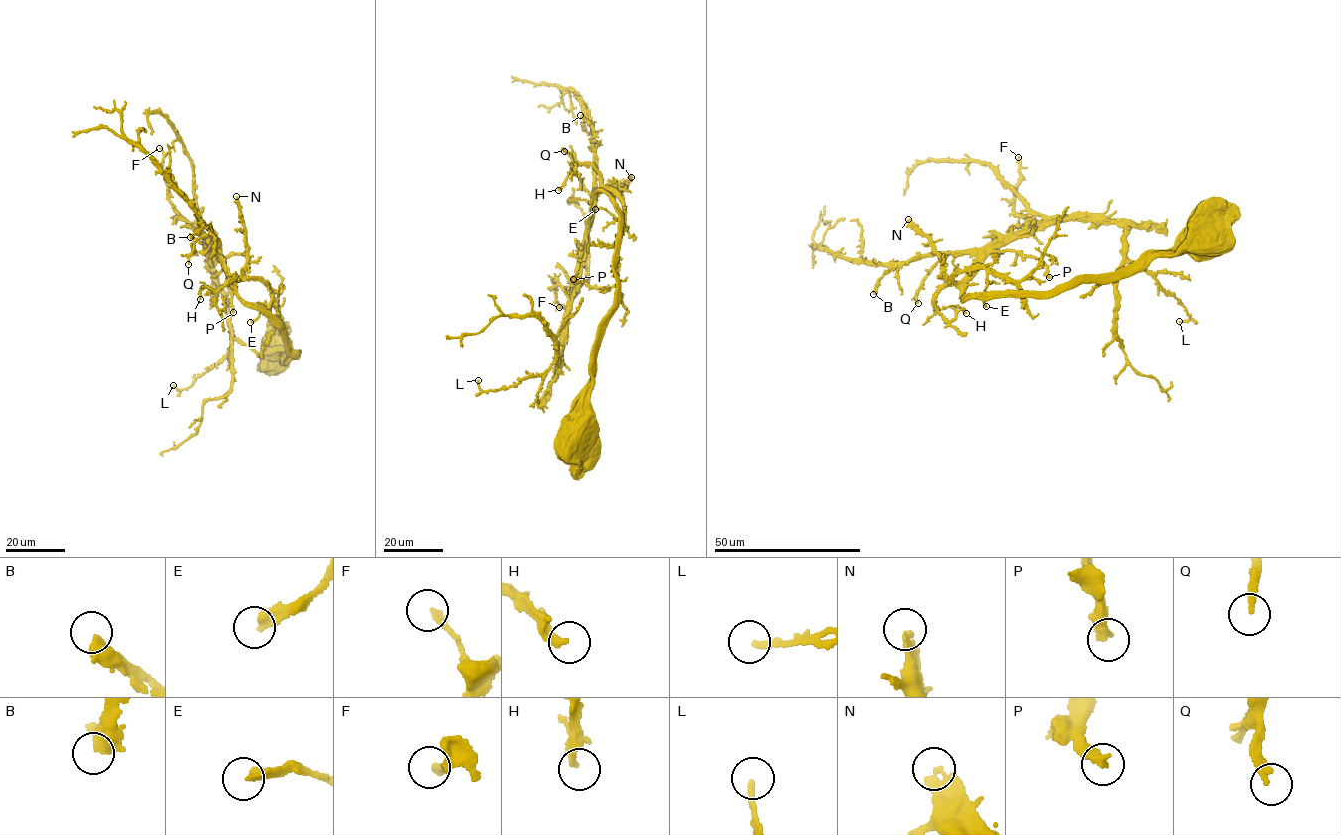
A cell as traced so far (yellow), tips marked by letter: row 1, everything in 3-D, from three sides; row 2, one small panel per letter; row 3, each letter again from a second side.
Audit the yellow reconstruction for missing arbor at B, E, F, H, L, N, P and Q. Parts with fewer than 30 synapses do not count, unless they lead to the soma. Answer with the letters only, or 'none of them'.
B, N

